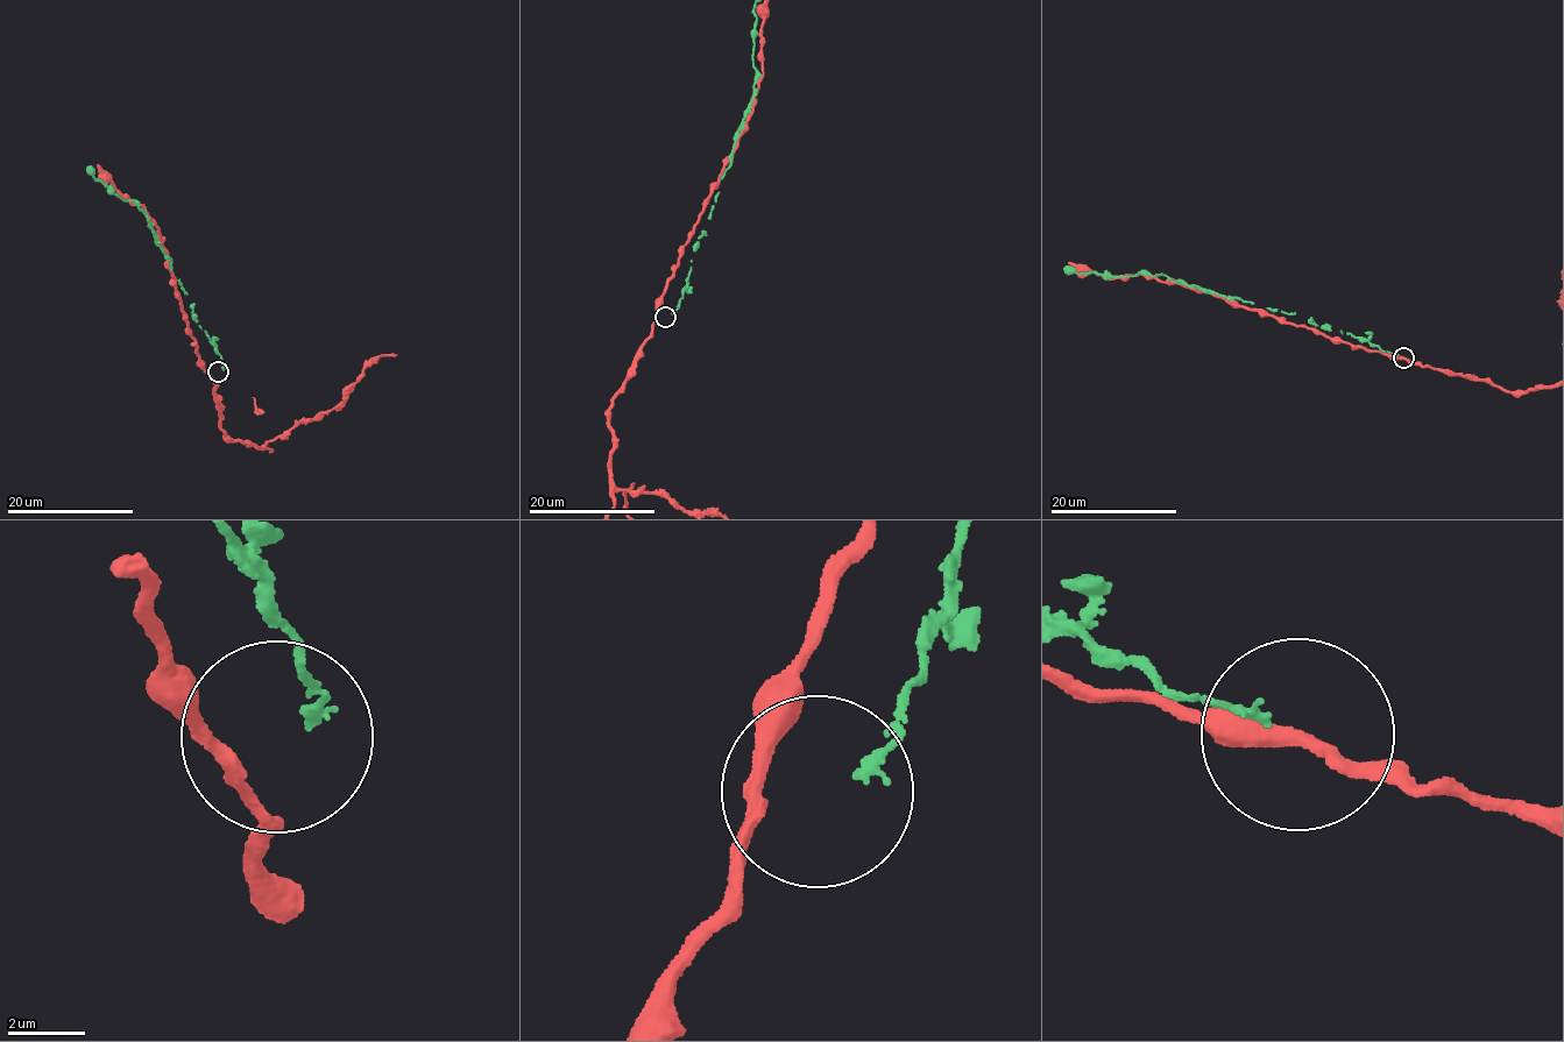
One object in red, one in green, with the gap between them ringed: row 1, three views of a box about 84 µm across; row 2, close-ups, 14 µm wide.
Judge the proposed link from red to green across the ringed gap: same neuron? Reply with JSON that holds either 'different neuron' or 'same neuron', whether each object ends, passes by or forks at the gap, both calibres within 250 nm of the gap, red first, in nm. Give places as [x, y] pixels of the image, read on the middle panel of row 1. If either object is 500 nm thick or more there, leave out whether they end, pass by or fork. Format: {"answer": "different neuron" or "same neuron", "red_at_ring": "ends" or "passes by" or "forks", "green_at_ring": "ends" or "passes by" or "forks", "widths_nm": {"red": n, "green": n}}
{"answer": "different neuron", "red_at_ring": "passes by", "green_at_ring": "ends", "widths_nm": {"red": 340, "green": 260}}

